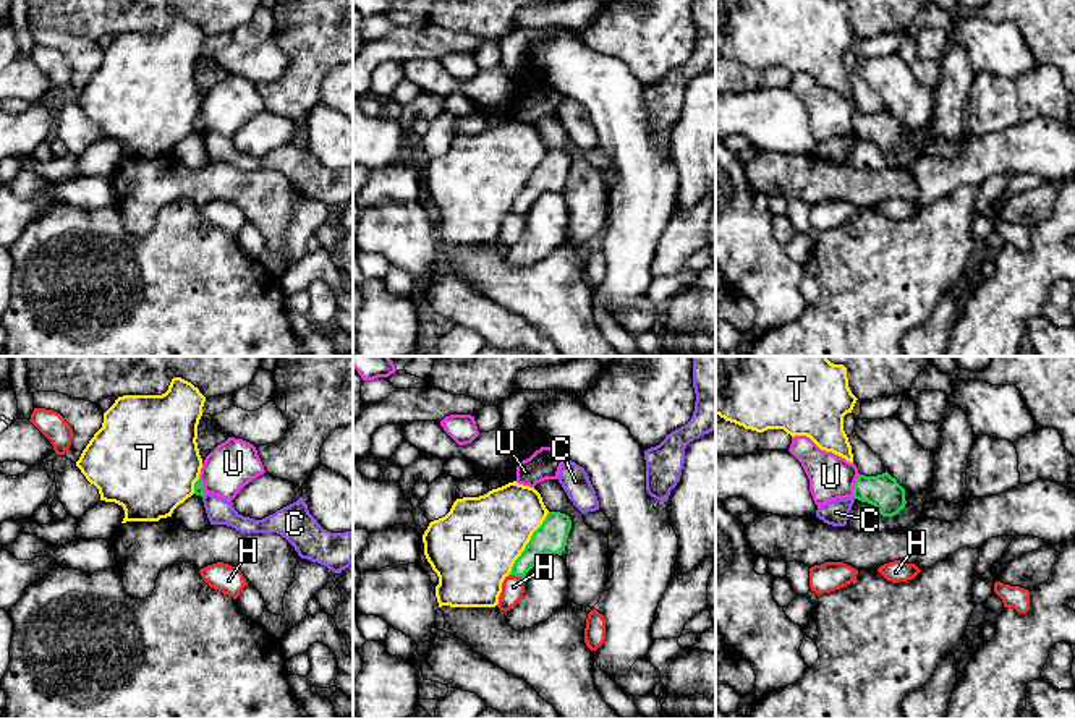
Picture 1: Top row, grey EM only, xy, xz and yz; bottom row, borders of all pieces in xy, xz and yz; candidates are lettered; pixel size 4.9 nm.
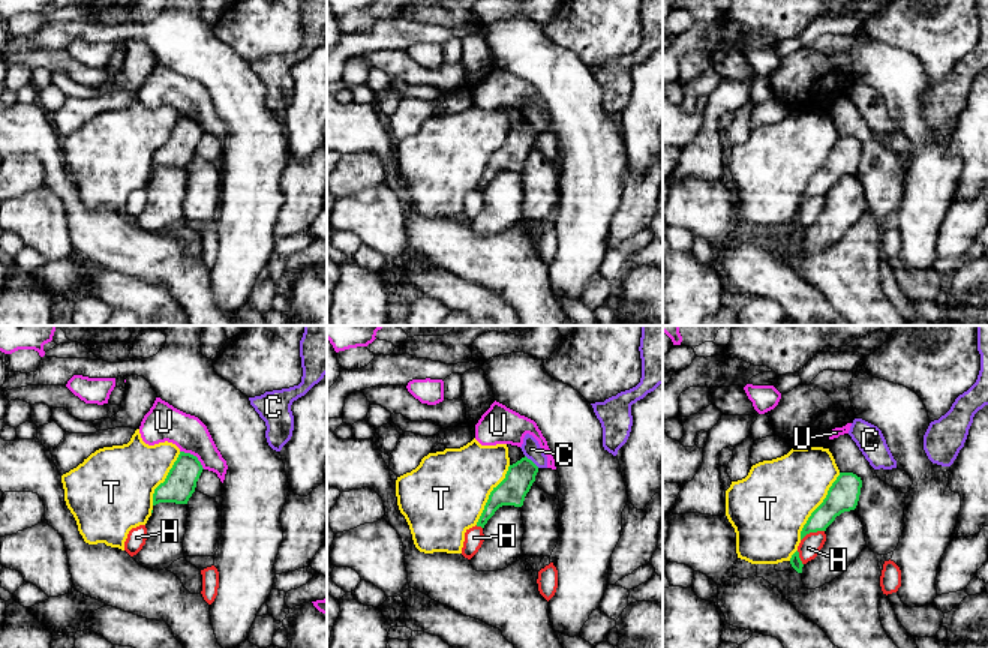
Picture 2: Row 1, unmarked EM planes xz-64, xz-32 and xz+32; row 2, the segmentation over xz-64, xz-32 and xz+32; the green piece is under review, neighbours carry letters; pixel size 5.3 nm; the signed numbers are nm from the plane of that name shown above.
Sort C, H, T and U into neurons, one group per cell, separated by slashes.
C / H / T / U

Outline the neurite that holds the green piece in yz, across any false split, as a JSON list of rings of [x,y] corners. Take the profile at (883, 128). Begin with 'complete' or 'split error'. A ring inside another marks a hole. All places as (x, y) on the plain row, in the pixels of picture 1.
complete; [[[887,108],[877,113],[860,112],[853,134],[874,143],[882,154],[897,152],[907,141],[905,126]]]

